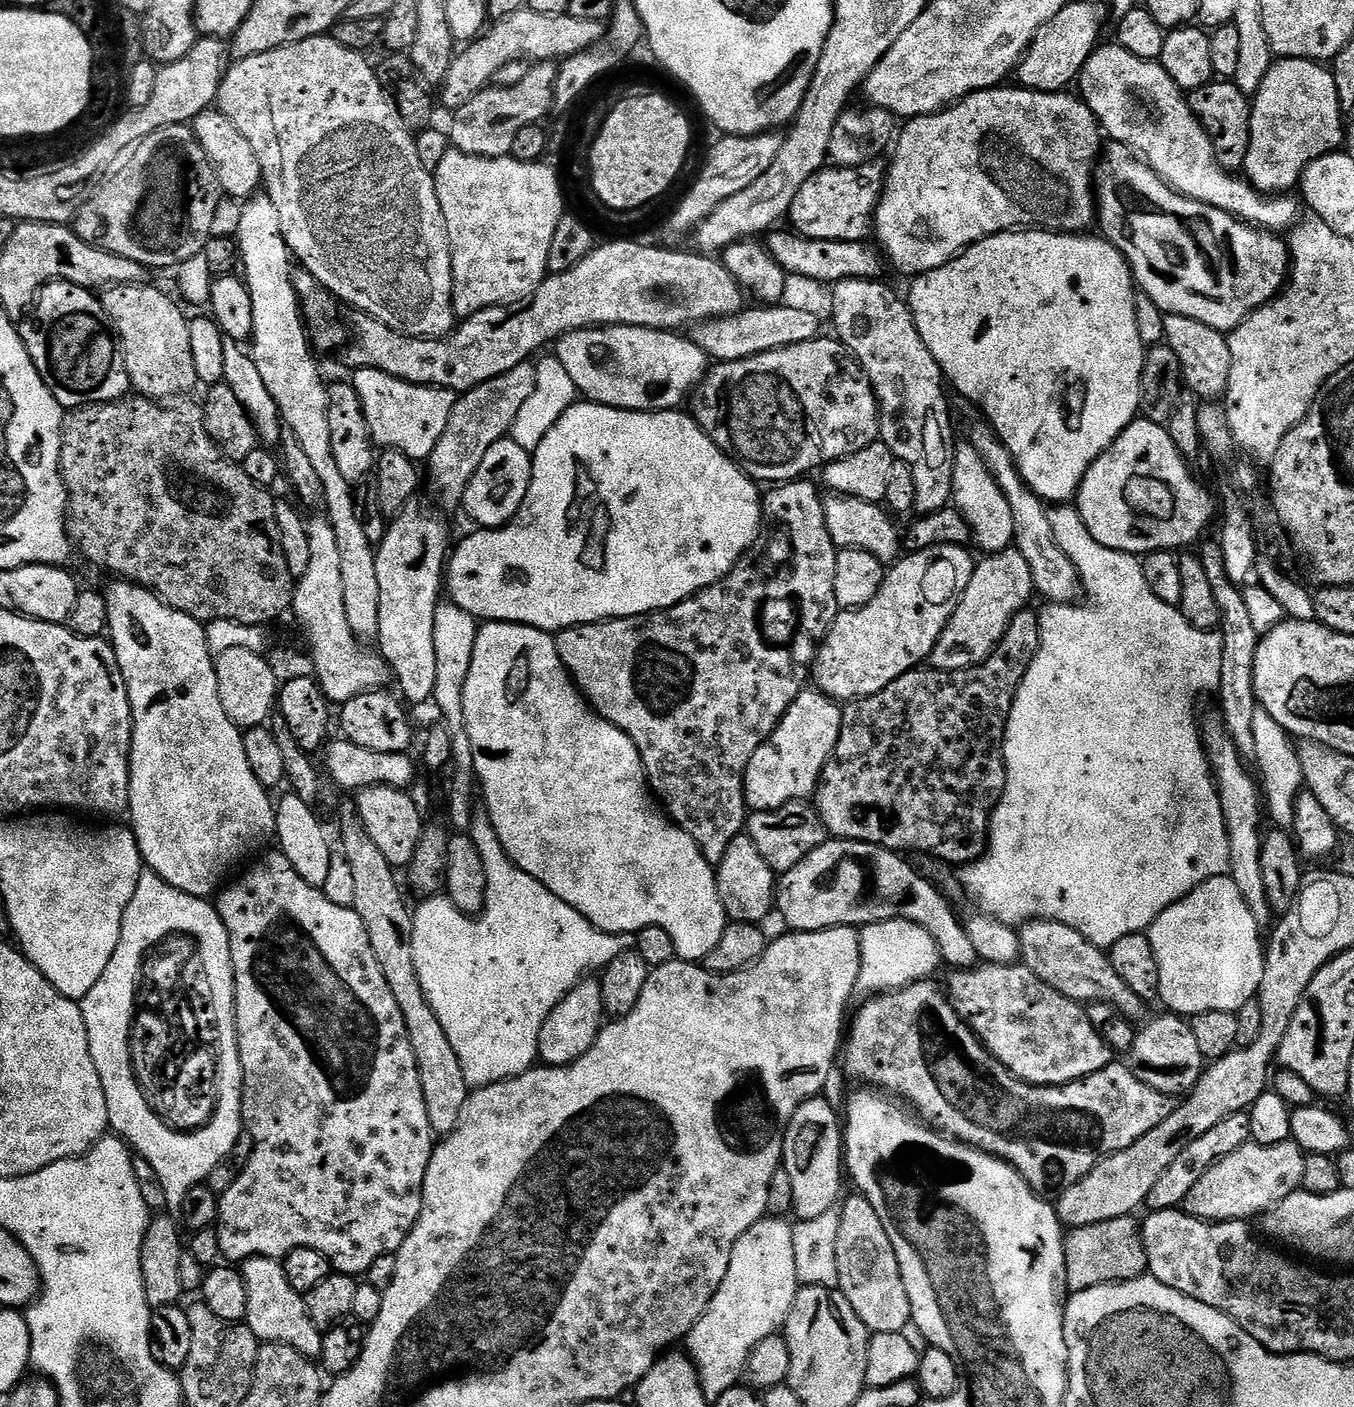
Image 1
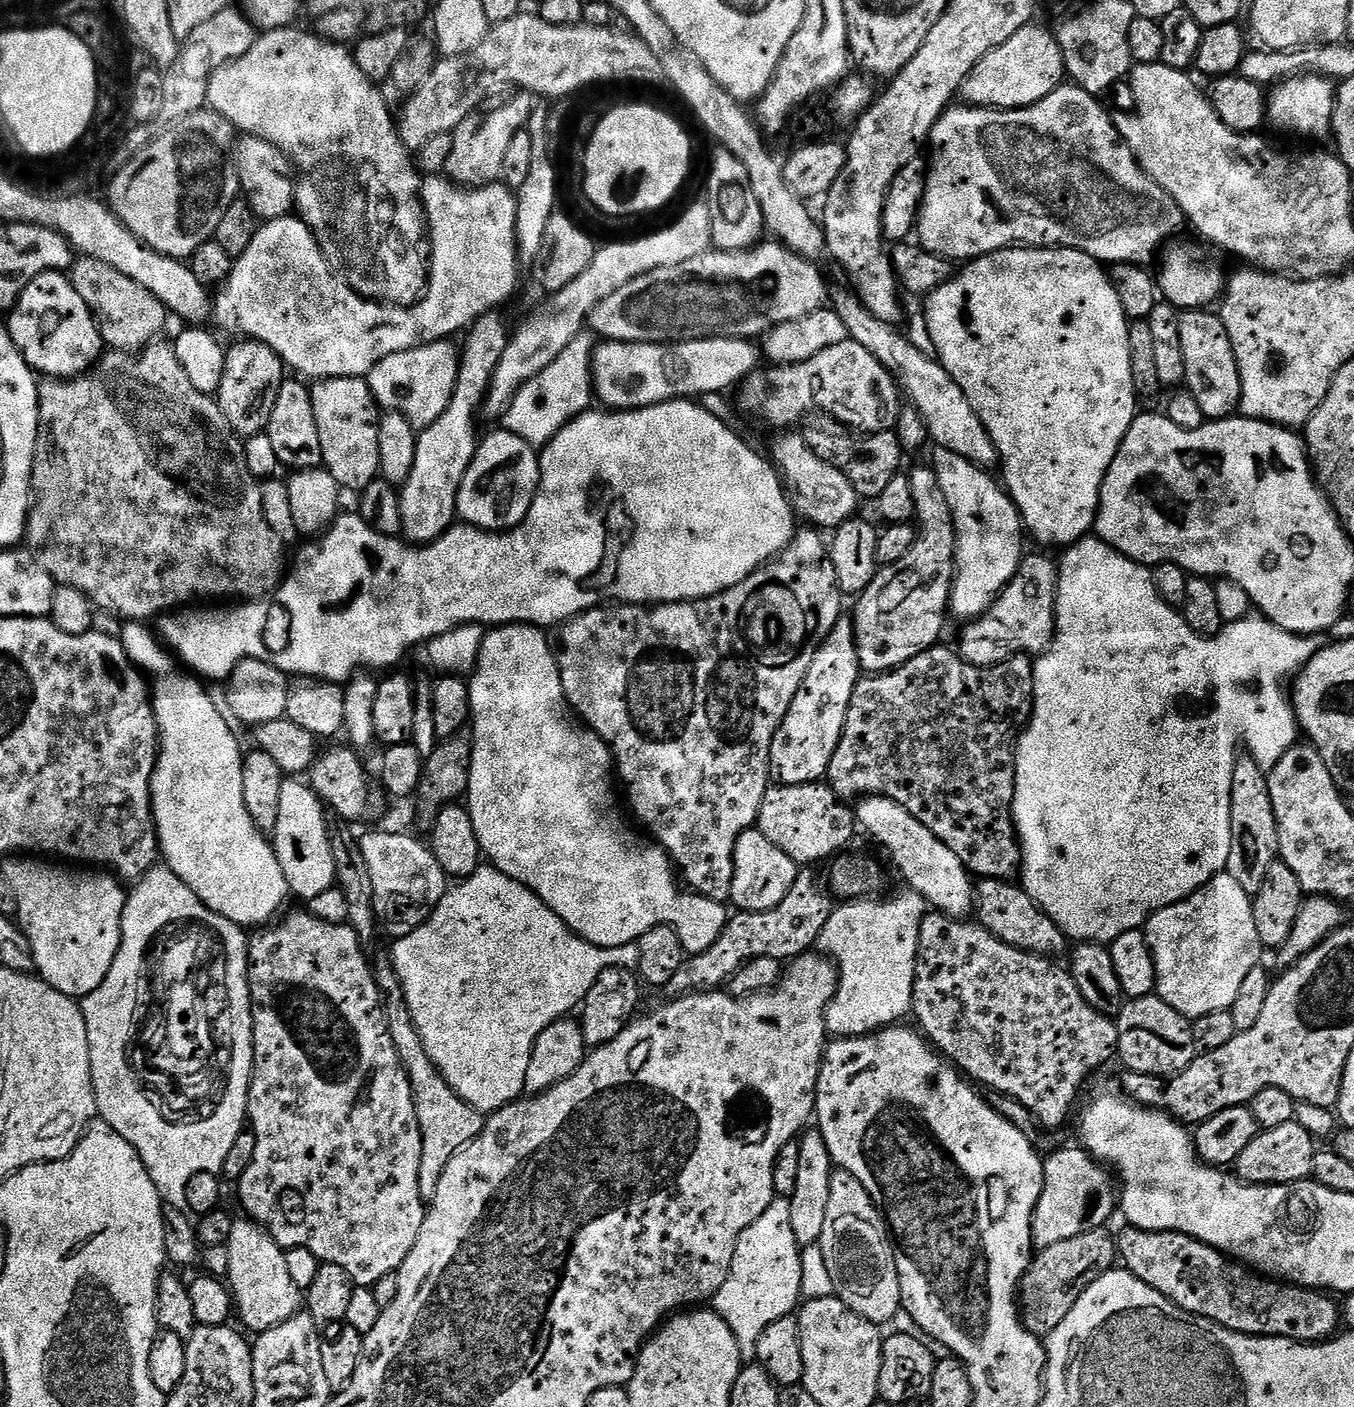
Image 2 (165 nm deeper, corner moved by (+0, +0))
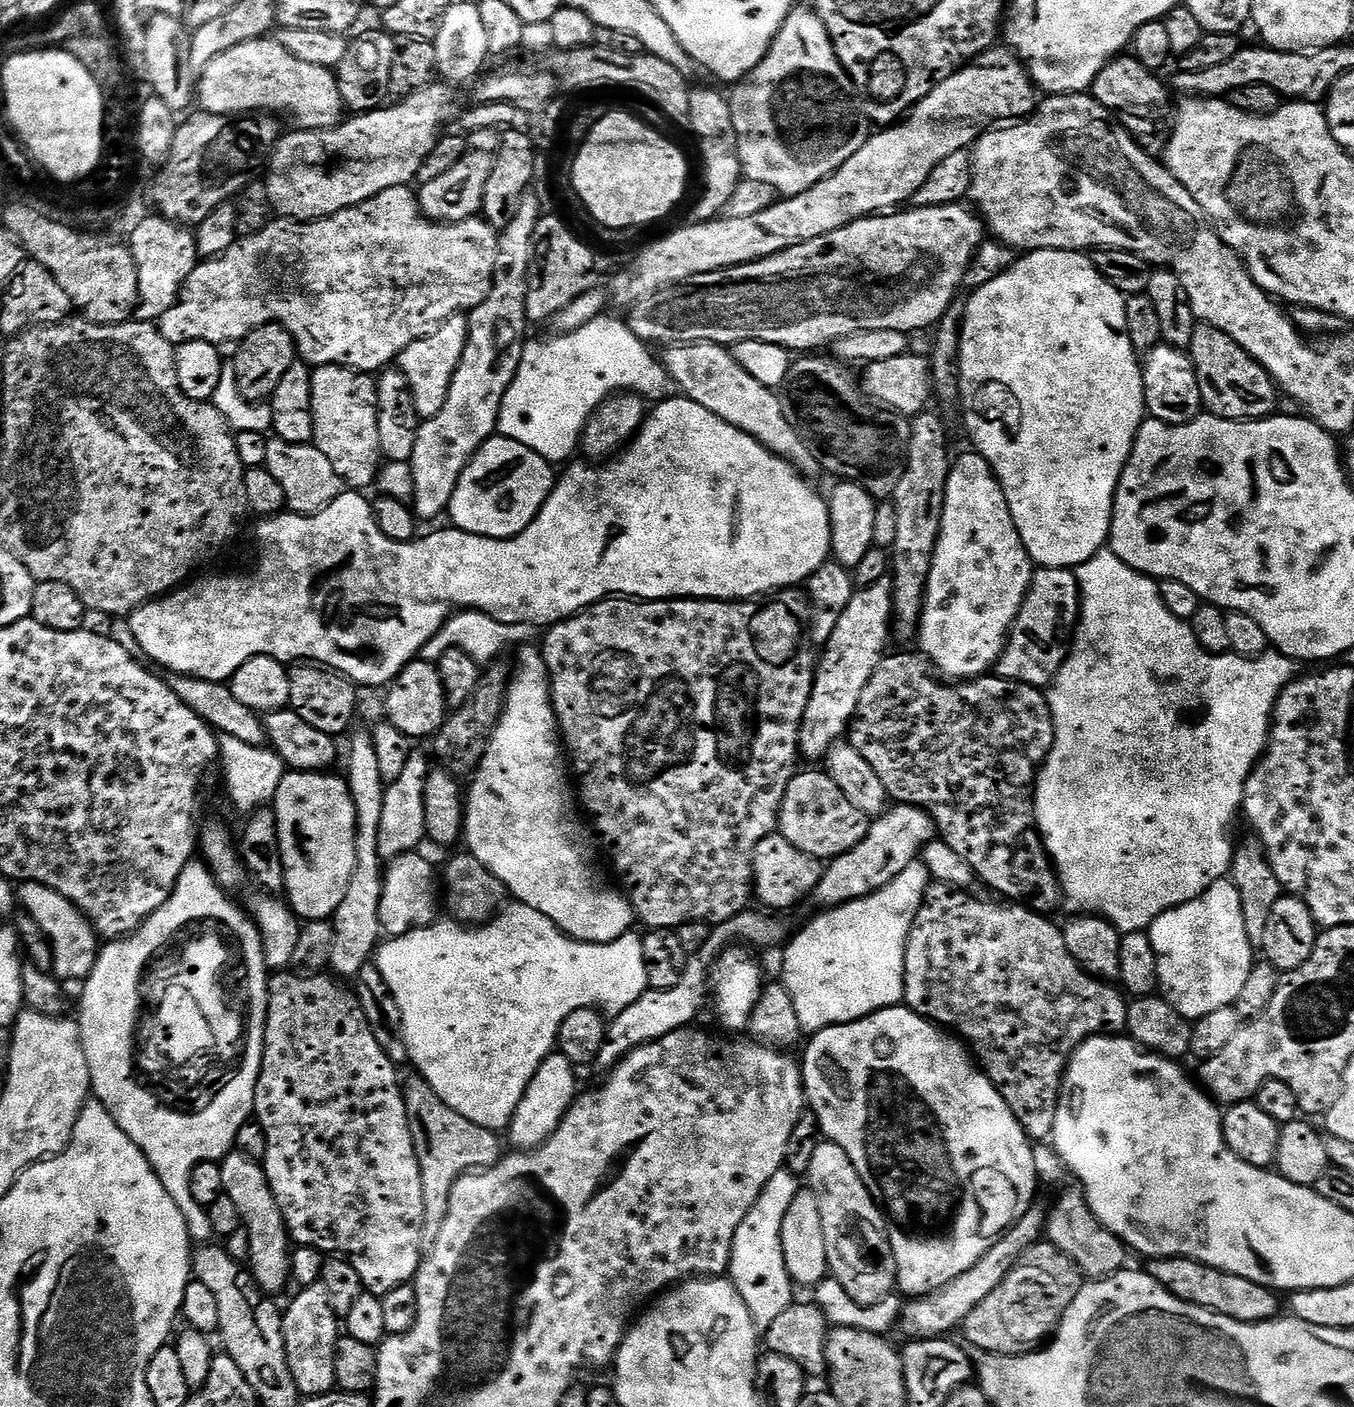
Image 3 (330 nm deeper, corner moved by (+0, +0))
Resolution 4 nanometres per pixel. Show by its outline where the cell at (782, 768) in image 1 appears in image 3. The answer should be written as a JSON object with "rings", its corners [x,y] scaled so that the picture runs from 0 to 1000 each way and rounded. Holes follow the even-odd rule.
{"rings":[[[654,411],[649,412],[648,414],[645,414],[645,416],[640,416],[639,418],[632,419],[630,424],[628,425],[627,430],[625,431],[625,434],[623,434],[621,439],[619,441],[619,443],[616,446],[615,451],[613,452],[612,455],[609,457],[607,460],[607,463],[604,466],[604,471],[601,475],[601,480],[600,482],[600,493],[598,493],[598,496],[597,497],[597,501],[595,502],[595,505],[594,505],[594,510],[592,510],[592,513],[591,514],[591,533],[590,537],[592,538],[594,537],[597,540],[603,540],[603,542],[608,541],[609,538],[612,537],[612,534],[614,532],[614,531],[620,527],[624,525],[625,521],[629,514],[629,508],[632,507],[632,502],[634,502],[634,499],[637,496],[637,490],[640,490],[640,485],[643,485],[643,482],[645,479],[645,476],[648,473],[650,473],[651,469],[653,468],[654,466],[654,461],[653,460],[656,458],[656,449],[657,452],[657,444],[660,443],[659,439],[659,414],[658,412]]]}

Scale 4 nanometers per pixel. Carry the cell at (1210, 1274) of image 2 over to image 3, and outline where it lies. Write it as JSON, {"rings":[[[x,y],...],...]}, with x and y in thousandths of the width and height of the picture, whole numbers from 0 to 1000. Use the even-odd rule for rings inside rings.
{"rings":[[[876,894],[849,895],[846,903],[861,917],[864,917],[864,920],[882,928],[893,930],[894,932],[903,934],[905,937],[911,937],[914,940],[928,941],[933,938],[943,937],[947,932],[946,922],[940,916],[929,911],[923,911],[923,908],[914,908],[914,905],[905,905],[888,897],[882,897]]]}

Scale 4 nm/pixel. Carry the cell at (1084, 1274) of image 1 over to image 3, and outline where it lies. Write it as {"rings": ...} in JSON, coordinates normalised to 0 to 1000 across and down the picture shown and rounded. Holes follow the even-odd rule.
{"rings":[[[769,883],[758,887],[746,905],[743,905],[740,914],[736,914],[727,925],[719,928],[719,931],[716,931],[710,942],[711,952],[734,963],[757,964],[758,961],[766,960],[782,944],[783,937],[787,934],[790,925],[796,923],[796,917],[801,911],[802,908],[796,899],[778,884]]]}

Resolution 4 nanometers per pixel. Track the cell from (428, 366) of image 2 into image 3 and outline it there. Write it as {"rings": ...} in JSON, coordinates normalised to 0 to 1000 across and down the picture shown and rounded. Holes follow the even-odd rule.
{"rings":[[[340,223],[326,229],[317,239],[309,240],[309,243],[303,243],[303,246],[297,249],[294,261],[297,266],[300,266],[300,271],[303,271],[306,289],[311,299],[321,297],[323,291],[329,289],[329,280],[332,280],[332,271],[335,269],[335,263],[338,263],[341,249],[344,249],[345,240],[346,226]]]}

